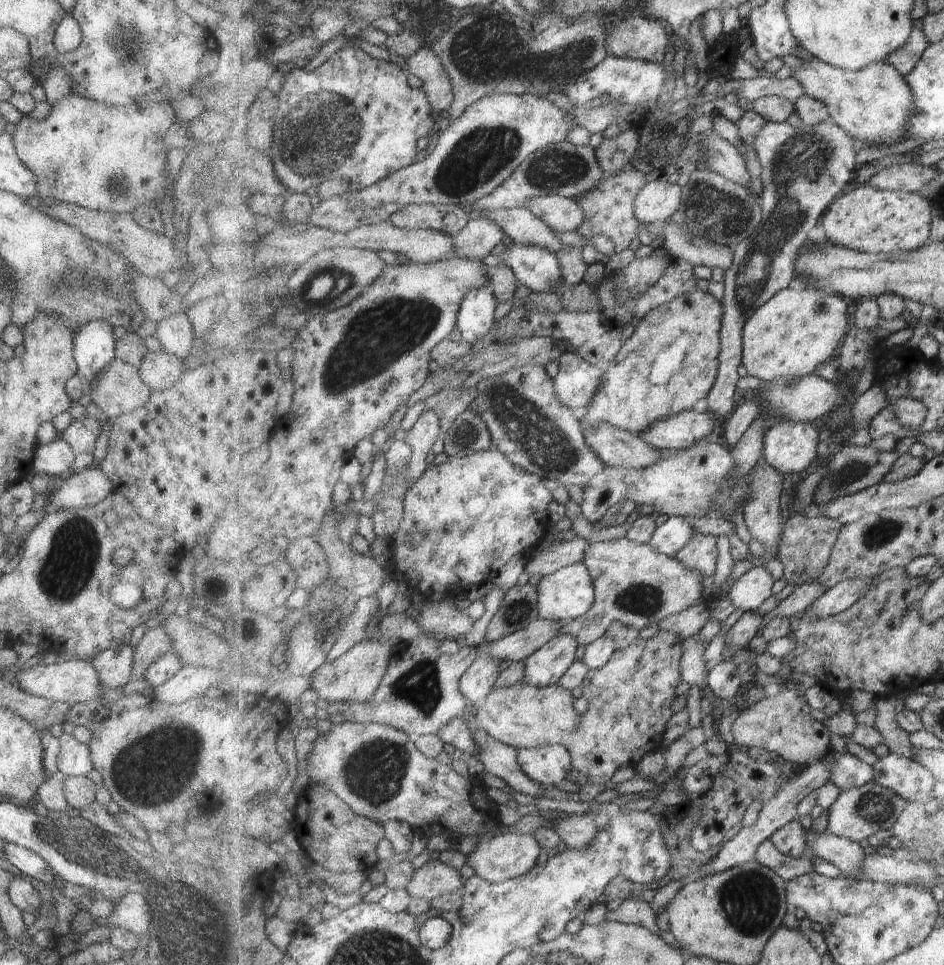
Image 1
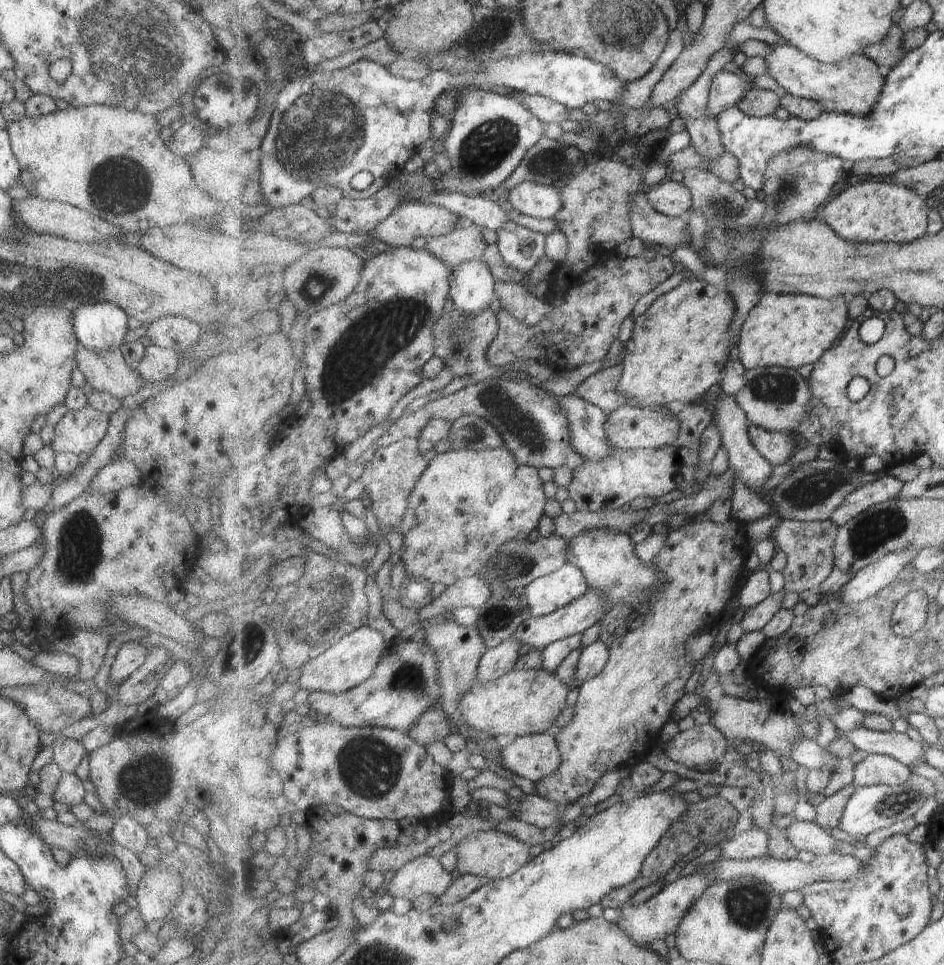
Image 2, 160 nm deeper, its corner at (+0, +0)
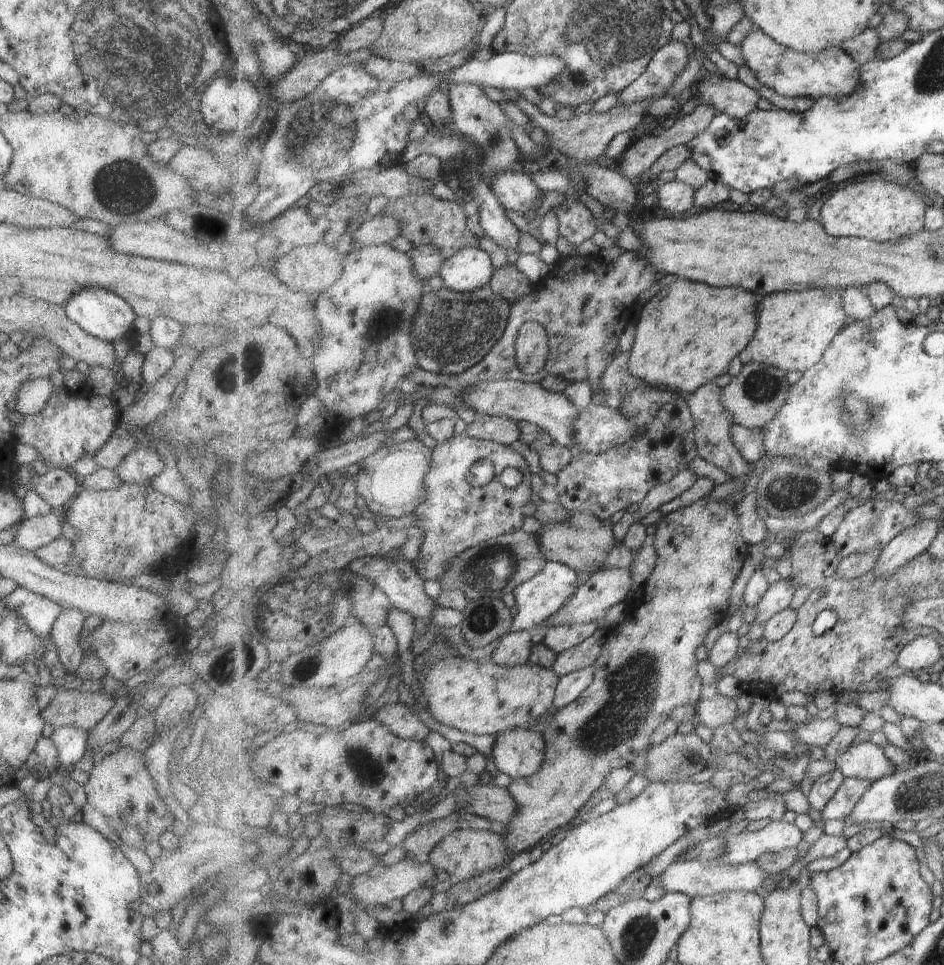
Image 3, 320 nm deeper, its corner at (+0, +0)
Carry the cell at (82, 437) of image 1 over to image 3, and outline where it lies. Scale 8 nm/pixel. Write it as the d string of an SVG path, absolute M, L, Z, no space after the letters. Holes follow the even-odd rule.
M63 388L58 393L53 391L40 411L35 414L23 415L23 422L15 423L12 426L12 433L16 442L32 446L39 454L39 459L48 466L68 470L77 459L93 455L106 443L111 431L117 425L118 418L119 409L109 396L77 396L77 392L70 392Z

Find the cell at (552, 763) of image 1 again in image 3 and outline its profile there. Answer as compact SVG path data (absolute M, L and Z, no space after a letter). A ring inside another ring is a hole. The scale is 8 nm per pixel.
M526 726L507 729L496 735L492 746L494 764L499 772L511 779L534 776L544 764L544 735Z

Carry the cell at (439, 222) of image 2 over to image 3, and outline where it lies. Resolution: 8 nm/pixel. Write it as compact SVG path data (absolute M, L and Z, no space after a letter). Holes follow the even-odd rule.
M390 216L365 218L351 235L354 247L360 249L371 245L387 245L402 234L402 223Z

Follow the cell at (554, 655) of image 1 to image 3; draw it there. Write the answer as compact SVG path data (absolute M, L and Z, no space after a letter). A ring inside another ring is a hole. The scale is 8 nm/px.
M595 621L580 625L553 625L544 631L543 642L560 655L591 638L598 630Z

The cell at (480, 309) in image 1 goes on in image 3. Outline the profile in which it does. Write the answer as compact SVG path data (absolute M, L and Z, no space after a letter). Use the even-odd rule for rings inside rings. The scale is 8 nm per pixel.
M467 247L443 263L440 278L445 288L468 293L490 284L494 269L488 252L481 248Z

